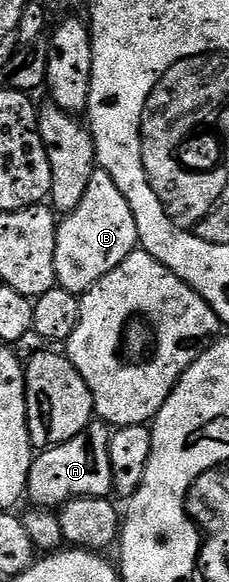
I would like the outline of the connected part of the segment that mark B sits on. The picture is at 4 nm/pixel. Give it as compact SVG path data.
M96 170L92 174L92 182L88 183L88 190L84 190L84 198L80 198L80 206L65 213L58 226L57 287L71 292L66 293L71 297L80 298L89 288L96 286L100 278L116 270L116 266L120 266L120 262L124 262L124 258L131 256L138 247L138 231L132 206L126 201L124 194L120 194L116 182L112 182L107 172Z

